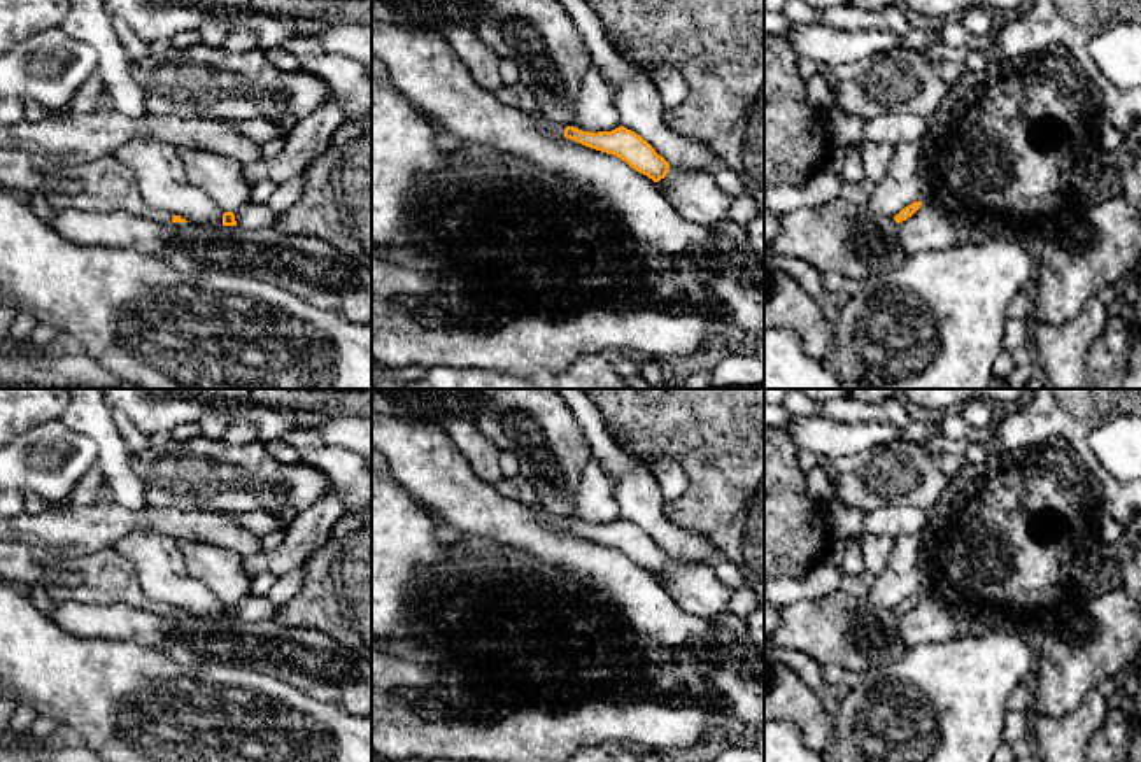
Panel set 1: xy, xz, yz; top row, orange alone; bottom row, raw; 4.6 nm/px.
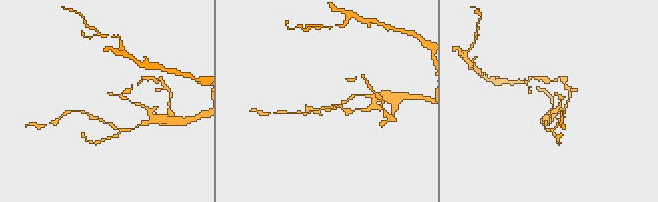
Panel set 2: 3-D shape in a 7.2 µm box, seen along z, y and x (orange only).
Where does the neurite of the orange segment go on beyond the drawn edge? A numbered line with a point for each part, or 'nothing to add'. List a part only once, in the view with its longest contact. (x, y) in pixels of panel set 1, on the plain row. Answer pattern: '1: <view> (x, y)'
1: xz (552, 521)

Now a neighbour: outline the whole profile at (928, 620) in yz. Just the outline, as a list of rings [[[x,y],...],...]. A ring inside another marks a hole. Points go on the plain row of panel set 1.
[[[927,594],[897,617],[897,627],[906,646],[945,643],[959,636],[950,610]]]

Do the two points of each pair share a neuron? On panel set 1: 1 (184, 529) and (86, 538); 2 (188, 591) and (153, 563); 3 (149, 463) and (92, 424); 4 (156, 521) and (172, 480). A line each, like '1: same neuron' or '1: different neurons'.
1: same neuron
2: same neuron
3: different neurons
4: different neurons

